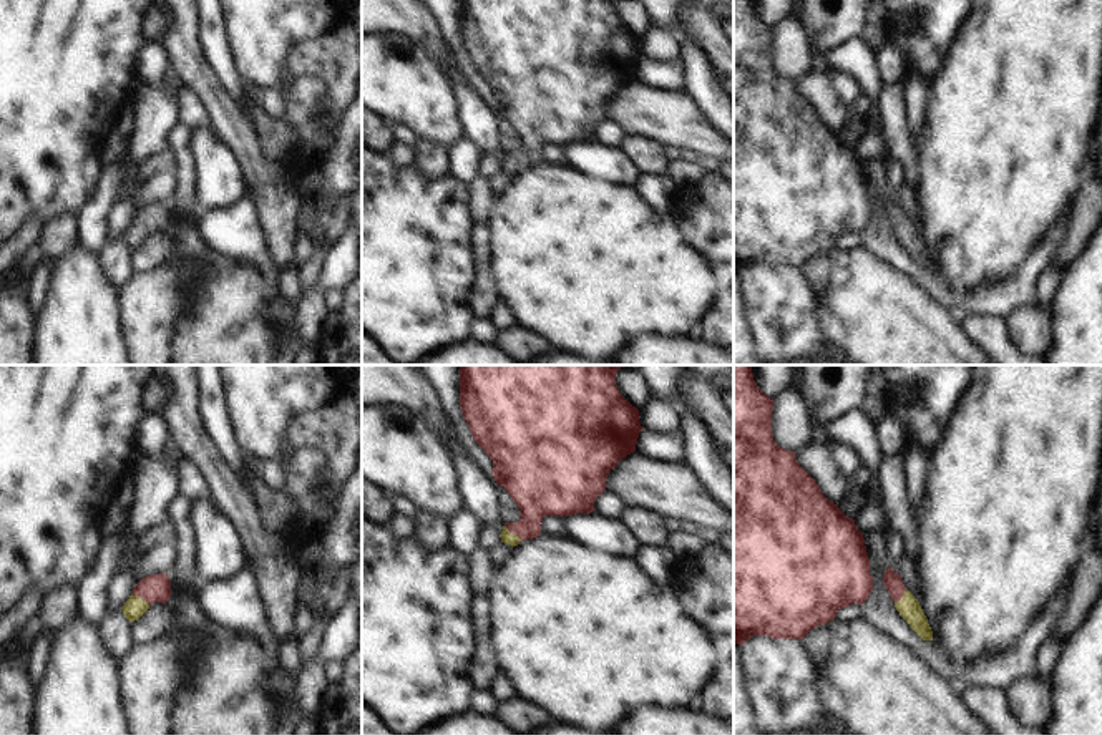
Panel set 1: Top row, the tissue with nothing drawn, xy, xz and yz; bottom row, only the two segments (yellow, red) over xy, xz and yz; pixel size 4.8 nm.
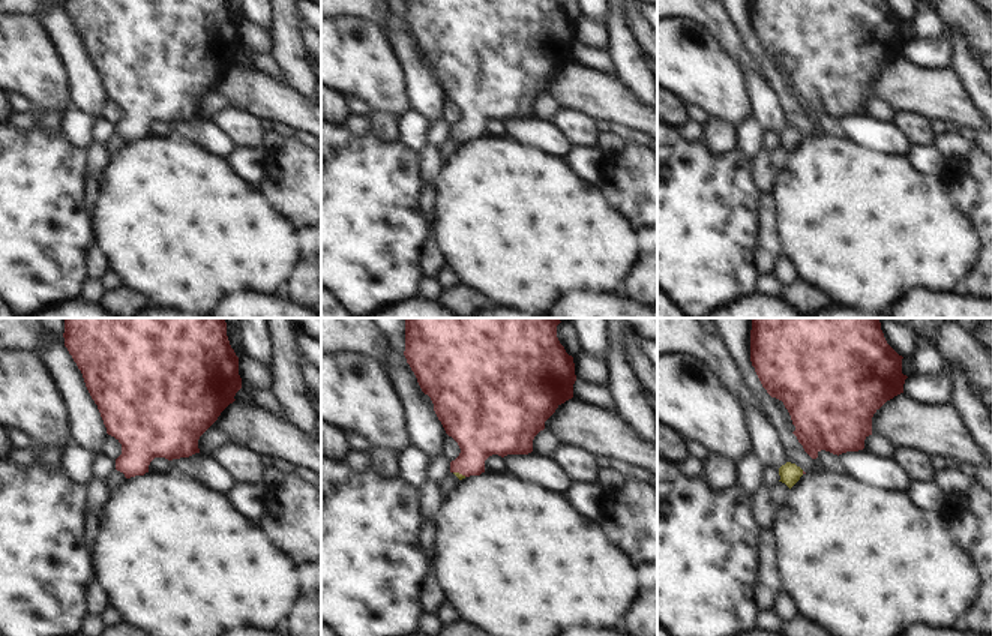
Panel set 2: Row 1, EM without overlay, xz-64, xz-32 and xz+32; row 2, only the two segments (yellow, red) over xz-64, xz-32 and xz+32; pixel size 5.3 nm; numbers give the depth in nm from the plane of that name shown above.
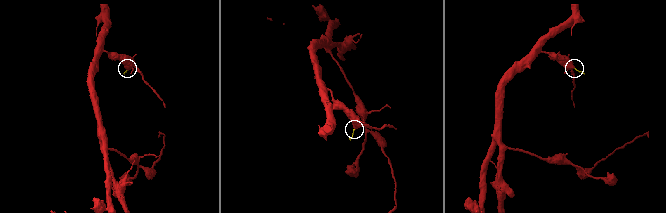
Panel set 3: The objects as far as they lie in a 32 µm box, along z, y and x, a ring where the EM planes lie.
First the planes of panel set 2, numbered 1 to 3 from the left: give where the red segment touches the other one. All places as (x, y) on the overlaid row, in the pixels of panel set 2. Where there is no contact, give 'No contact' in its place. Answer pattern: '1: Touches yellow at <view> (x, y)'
1: No contact
2: Touches yellow at xz-32 (458, 473)
3: No contact

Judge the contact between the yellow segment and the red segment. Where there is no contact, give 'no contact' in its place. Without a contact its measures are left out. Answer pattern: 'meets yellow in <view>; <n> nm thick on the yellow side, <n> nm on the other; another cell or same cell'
meets yellow in xy; 100 nm thick on the yellow side, 140 nm on the other; same cell

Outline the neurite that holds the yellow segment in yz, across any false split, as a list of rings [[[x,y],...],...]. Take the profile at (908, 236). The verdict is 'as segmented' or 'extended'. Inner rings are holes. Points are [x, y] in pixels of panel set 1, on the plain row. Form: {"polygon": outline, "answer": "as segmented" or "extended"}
{"polygon": [[[890,194],[883,202],[883,212],[888,217],[900,244],[923,267],[933,269],[933,259],[918,231],[918,227],[905,216],[901,204]]], "answer": "extended"}

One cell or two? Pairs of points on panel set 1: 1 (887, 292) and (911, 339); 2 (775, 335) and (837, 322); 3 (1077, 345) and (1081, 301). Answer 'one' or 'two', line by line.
1: one
2: two
3: one

